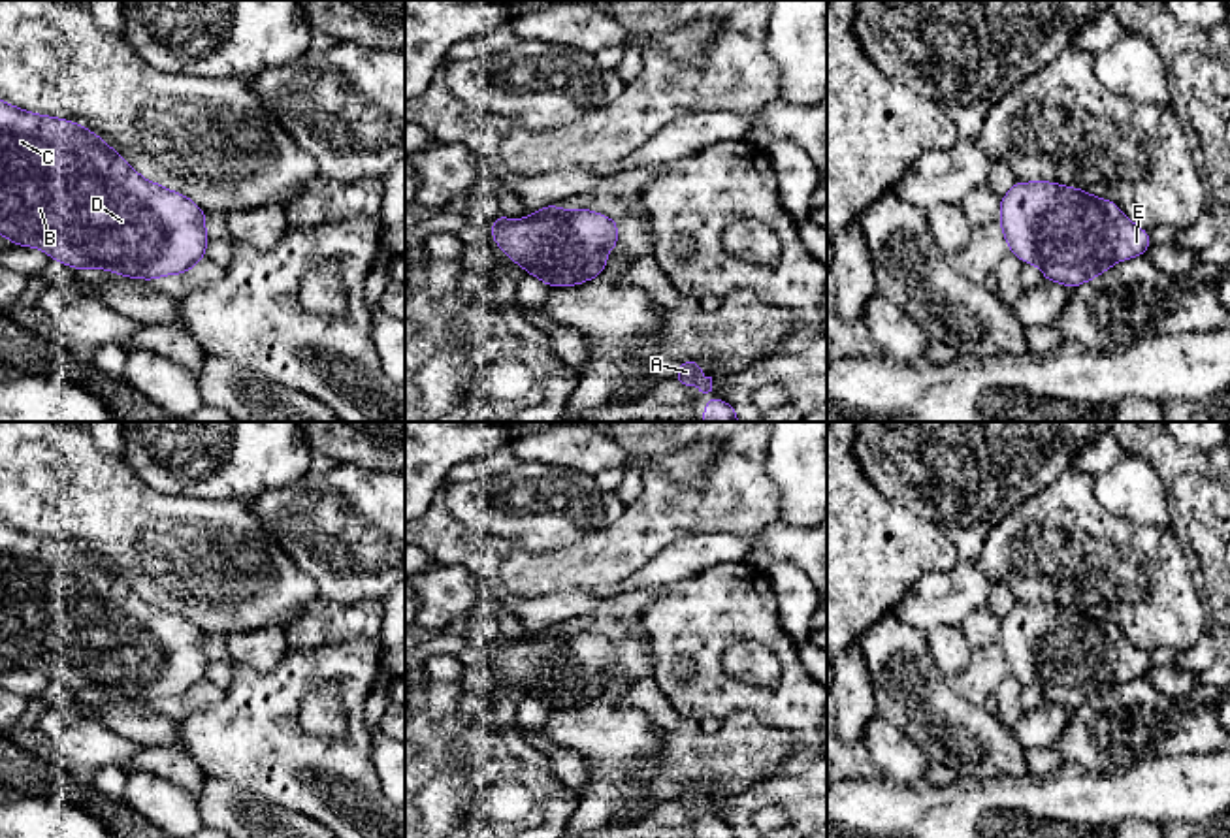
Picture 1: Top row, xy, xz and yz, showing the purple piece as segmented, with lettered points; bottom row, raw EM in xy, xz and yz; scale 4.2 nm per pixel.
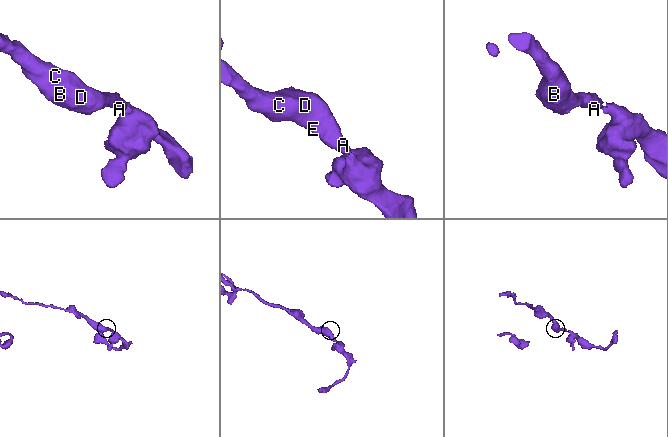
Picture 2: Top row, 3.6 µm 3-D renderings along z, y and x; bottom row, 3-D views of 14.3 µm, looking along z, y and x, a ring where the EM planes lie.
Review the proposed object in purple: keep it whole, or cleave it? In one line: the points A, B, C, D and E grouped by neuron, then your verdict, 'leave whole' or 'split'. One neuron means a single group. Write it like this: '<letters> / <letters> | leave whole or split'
A B C D E | leave whole

